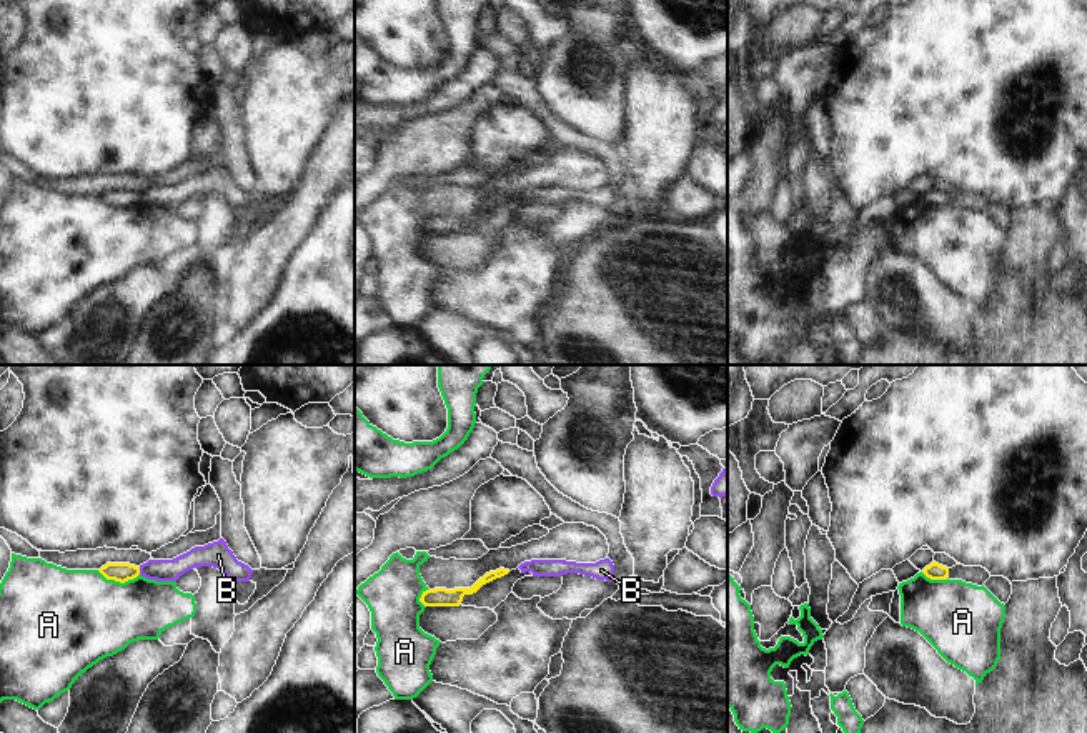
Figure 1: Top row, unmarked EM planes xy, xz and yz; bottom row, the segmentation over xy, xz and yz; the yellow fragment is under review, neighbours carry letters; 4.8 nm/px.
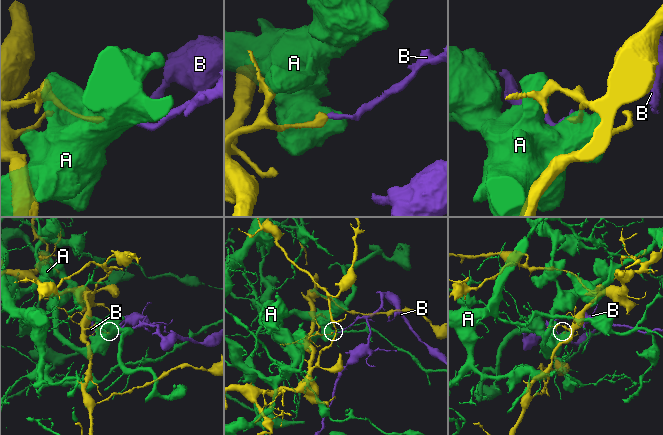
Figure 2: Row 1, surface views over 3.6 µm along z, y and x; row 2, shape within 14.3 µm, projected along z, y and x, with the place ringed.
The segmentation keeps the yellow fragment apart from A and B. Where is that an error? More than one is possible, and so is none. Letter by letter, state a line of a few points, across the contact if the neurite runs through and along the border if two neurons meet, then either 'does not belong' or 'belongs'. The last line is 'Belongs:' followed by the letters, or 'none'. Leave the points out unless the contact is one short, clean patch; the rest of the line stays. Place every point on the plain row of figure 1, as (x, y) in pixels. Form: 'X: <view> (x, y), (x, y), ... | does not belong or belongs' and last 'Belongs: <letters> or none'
A: does not belong
B: xy (138, 194), (140, 200) | does not belong
Belongs: none

